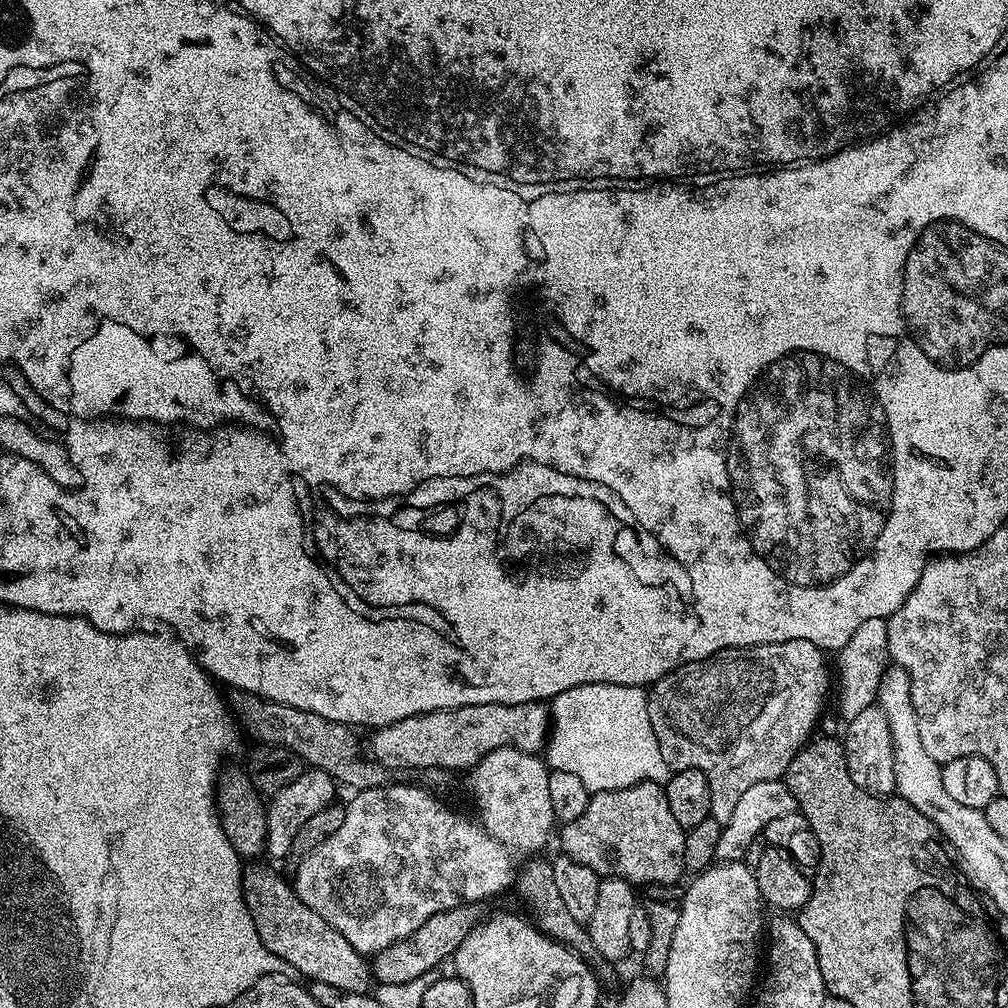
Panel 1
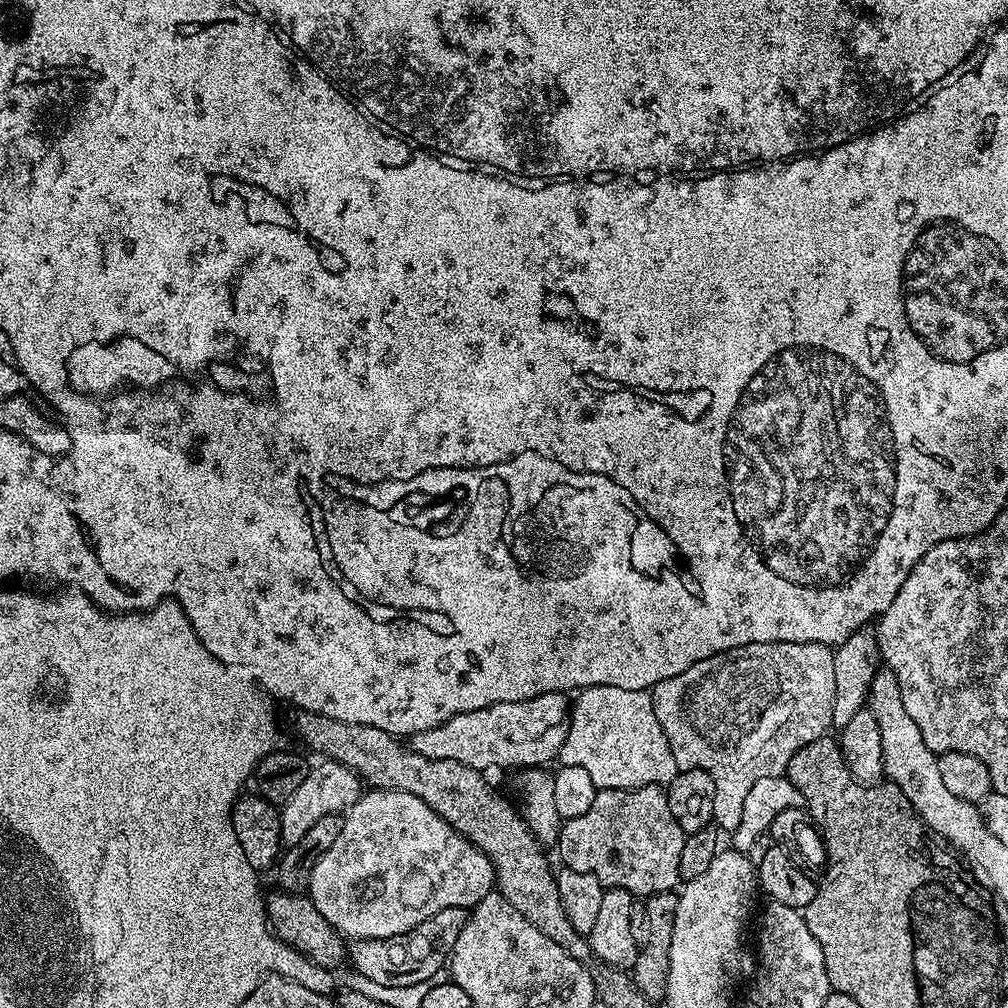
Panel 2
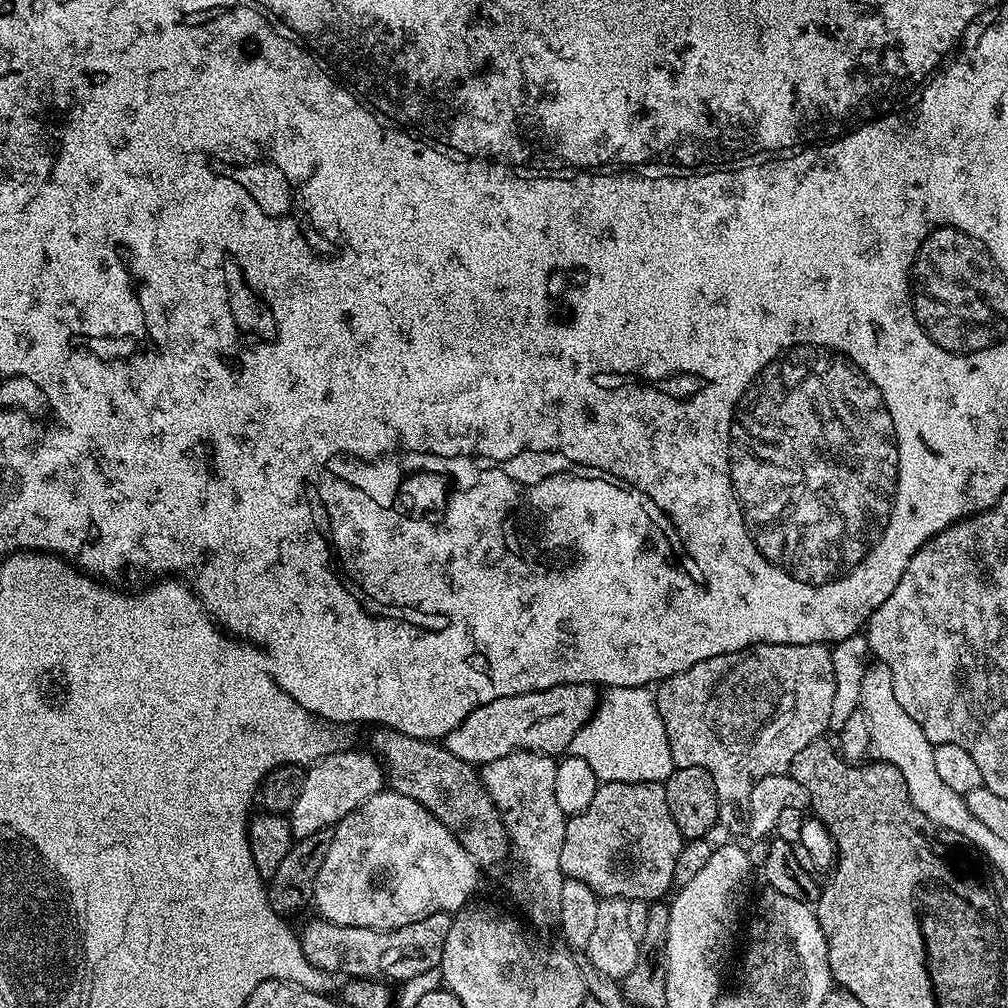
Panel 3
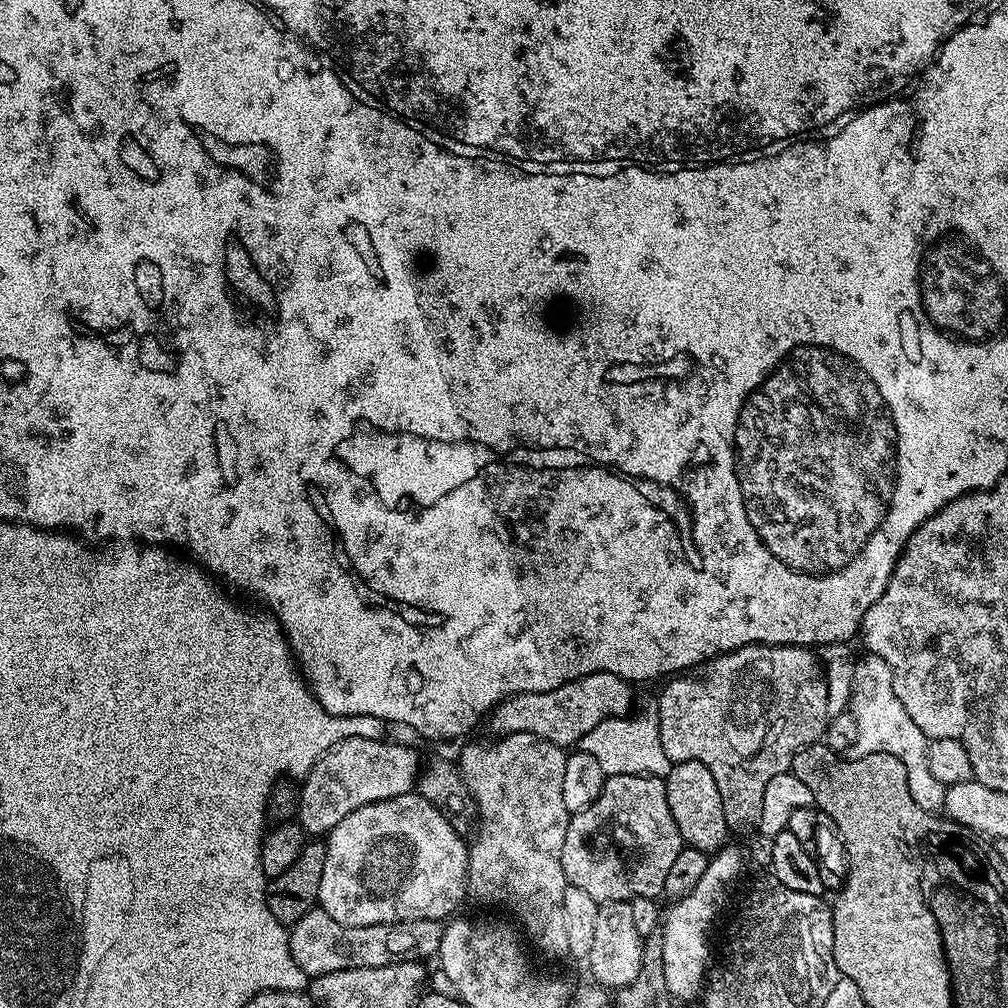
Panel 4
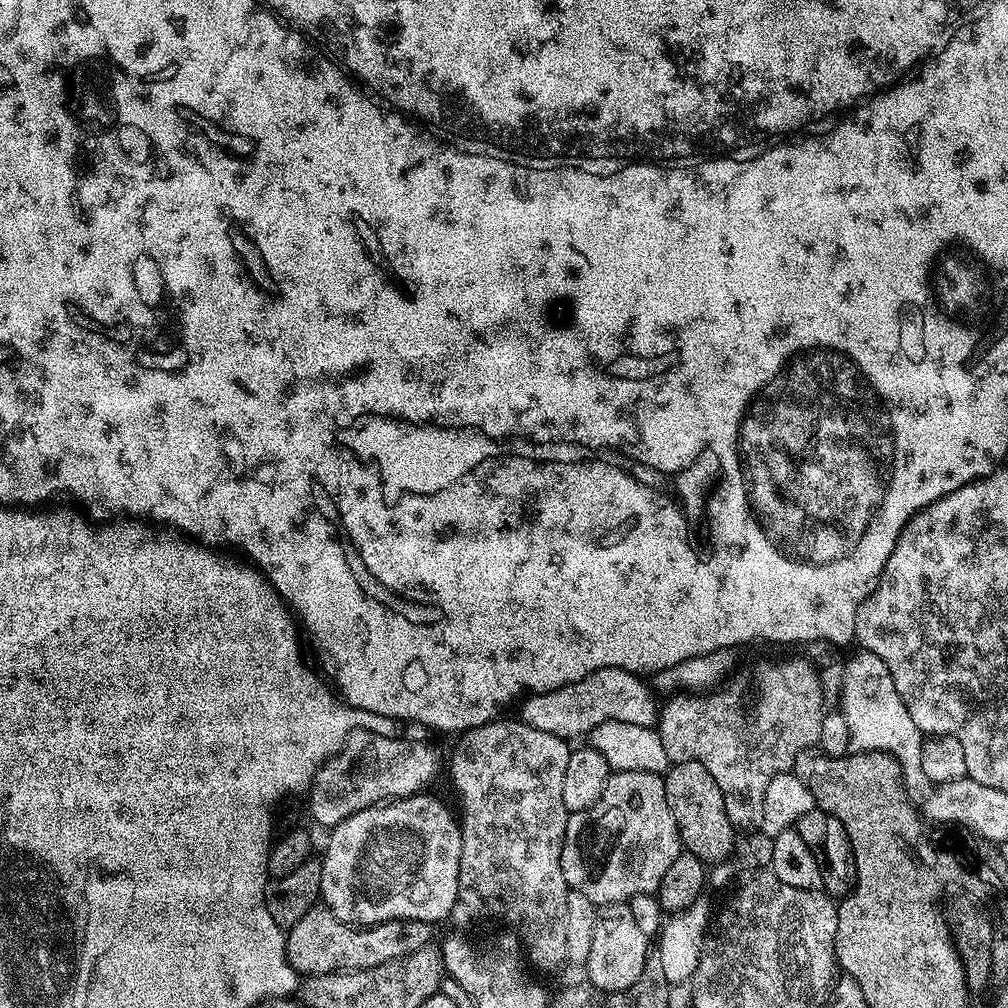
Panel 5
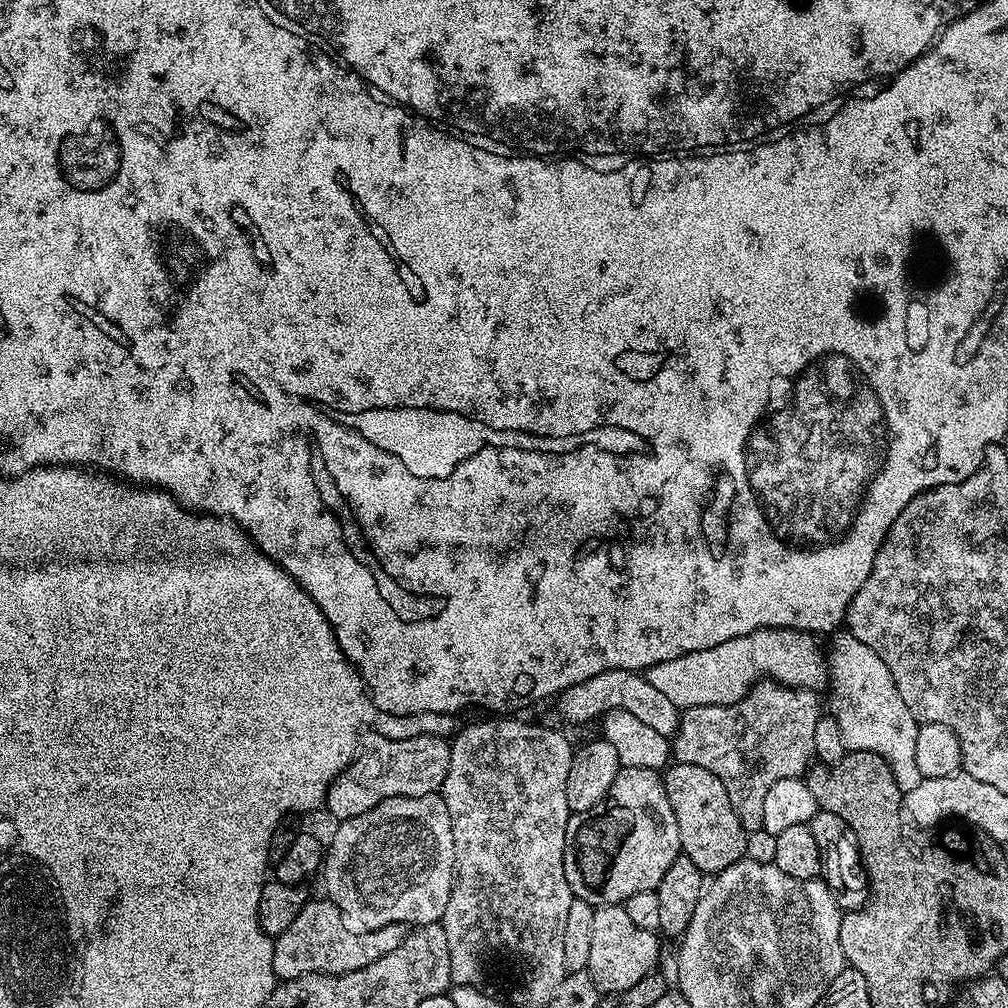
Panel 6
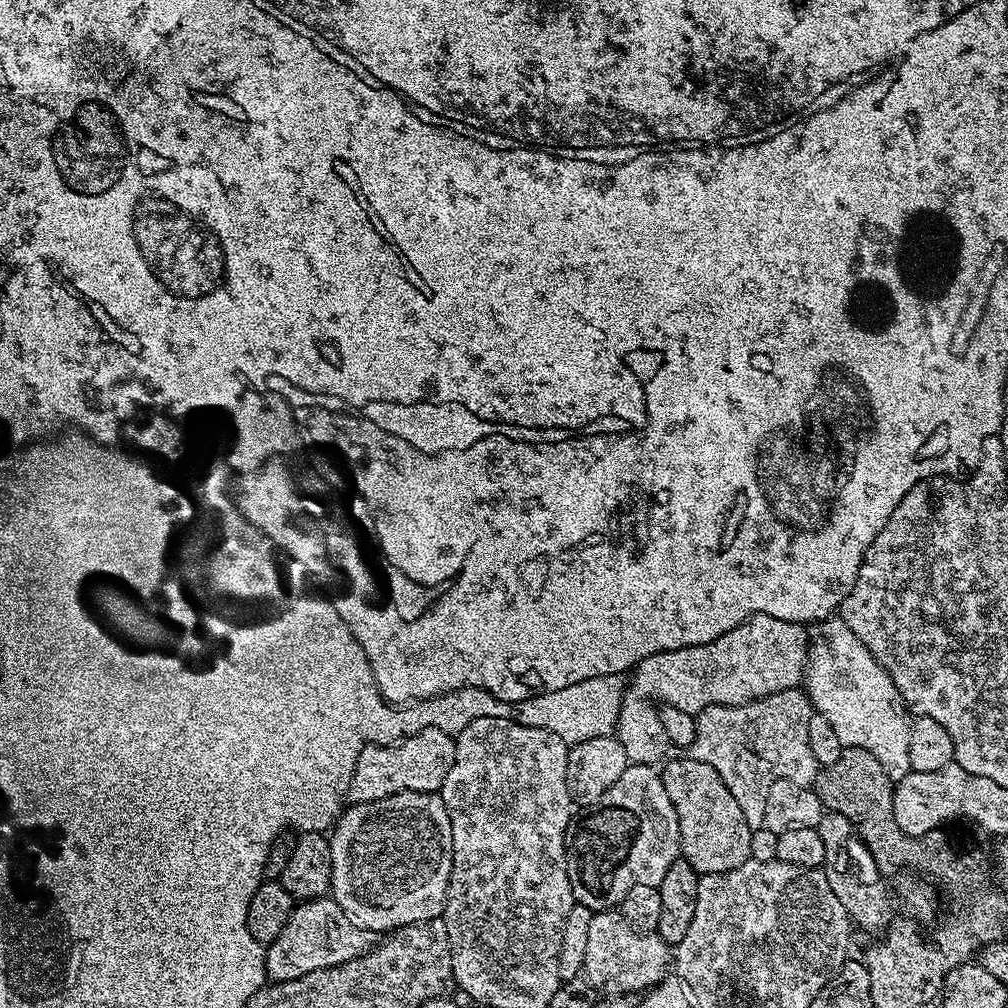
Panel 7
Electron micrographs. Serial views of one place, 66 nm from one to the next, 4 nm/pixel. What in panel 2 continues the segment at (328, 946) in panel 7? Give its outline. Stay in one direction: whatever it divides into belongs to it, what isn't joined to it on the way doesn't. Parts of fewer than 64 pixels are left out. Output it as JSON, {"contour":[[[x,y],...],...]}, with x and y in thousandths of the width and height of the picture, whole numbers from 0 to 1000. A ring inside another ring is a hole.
{"contour":[[[459,901],[435,903],[423,915],[411,919],[403,927],[388,929],[382,933],[354,933],[347,940],[347,956],[353,959],[357,968],[362,968],[377,980],[409,980],[412,976],[424,977],[438,963],[441,963],[445,948],[450,942],[450,935],[458,919],[464,913],[464,905]]]}

